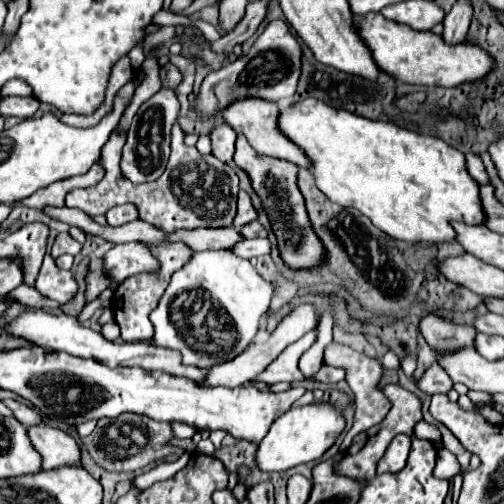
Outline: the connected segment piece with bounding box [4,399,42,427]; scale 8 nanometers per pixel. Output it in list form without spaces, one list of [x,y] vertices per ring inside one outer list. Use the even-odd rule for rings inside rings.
[[[4,399],[4,403],[12,409],[14,417],[24,425],[24,427],[34,427],[34,425],[40,425],[42,423],[42,417],[38,415],[38,411],[34,411],[32,407],[16,401],[16,399]]]

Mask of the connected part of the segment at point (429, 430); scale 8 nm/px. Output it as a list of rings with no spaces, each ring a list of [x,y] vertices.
[[[420,421],[420,423],[416,425],[414,433],[416,433],[416,437],[428,439],[428,441],[432,441],[432,443],[438,443],[438,441],[440,441],[440,431],[438,431],[438,427],[436,427],[436,425],[430,425],[430,423],[426,423],[426,421]]]

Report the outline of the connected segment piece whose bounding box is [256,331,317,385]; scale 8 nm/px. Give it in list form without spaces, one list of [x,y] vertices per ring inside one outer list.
[[[310,331],[304,335],[296,343],[292,343],[288,349],[284,349],[284,353],[280,353],[256,379],[268,385],[274,385],[278,381],[302,381],[302,373],[298,369],[298,360],[301,355],[310,348],[317,340],[317,331]]]

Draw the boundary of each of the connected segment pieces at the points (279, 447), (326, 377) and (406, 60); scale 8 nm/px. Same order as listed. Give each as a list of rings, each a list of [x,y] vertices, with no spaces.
[[[330,401],[292,407],[272,423],[268,435],[258,445],[256,451],[258,467],[270,473],[270,471],[284,471],[300,463],[316,461],[334,445],[334,441],[344,431],[344,427],[346,427],[346,419],[342,411]]]
[[[323,364],[322,368],[318,371],[318,375],[314,375],[312,379],[322,381],[322,383],[330,383],[330,385],[336,385],[336,383],[344,381],[344,377],[346,377],[346,371],[342,367],[336,369],[336,367]]]
[[[368,13],[366,17],[354,17],[354,23],[360,31],[360,37],[370,47],[372,57],[384,73],[390,73],[394,79],[410,85],[426,87],[456,87],[464,81],[480,81],[484,73],[492,71],[492,57],[484,53],[478,45],[448,45],[442,35],[432,31],[414,31],[408,25],[384,19],[380,13]]]

